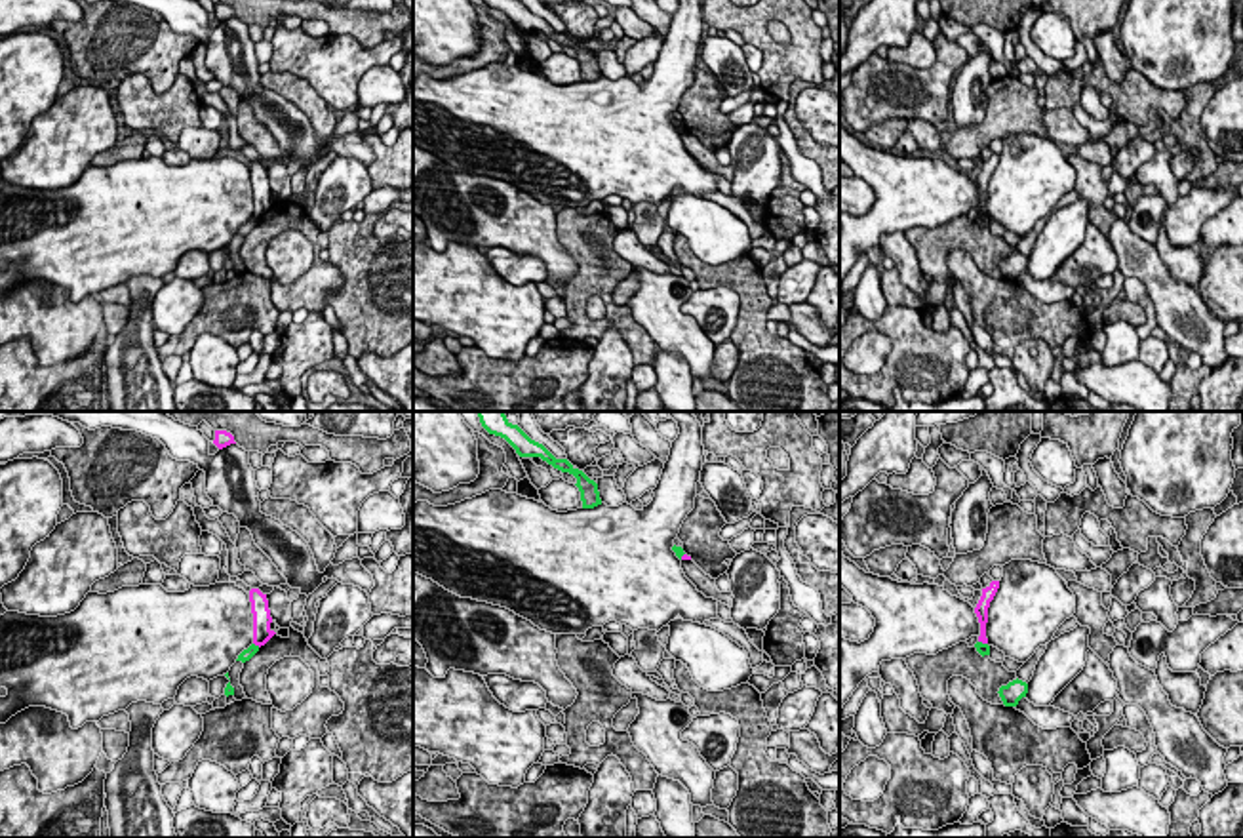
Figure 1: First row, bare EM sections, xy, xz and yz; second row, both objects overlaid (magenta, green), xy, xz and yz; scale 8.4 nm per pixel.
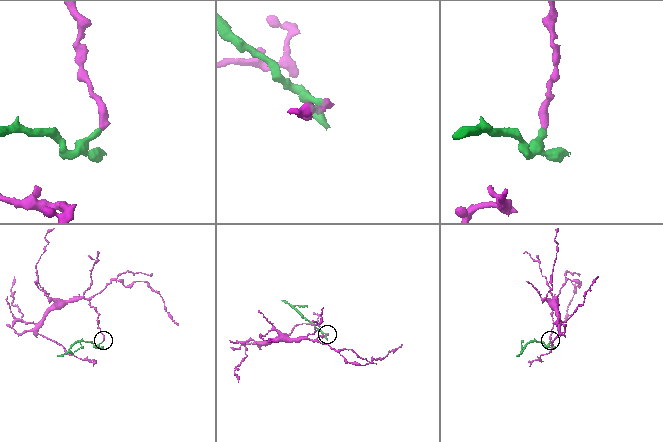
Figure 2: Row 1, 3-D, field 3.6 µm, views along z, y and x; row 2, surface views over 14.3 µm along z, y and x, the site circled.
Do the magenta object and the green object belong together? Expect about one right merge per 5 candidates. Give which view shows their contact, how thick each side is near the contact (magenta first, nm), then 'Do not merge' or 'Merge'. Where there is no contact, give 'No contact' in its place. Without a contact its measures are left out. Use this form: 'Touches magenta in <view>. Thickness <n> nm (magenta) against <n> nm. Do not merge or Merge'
Touches magenta in xy. Thickness 160 nm (magenta) against 90 nm. Do not merge

